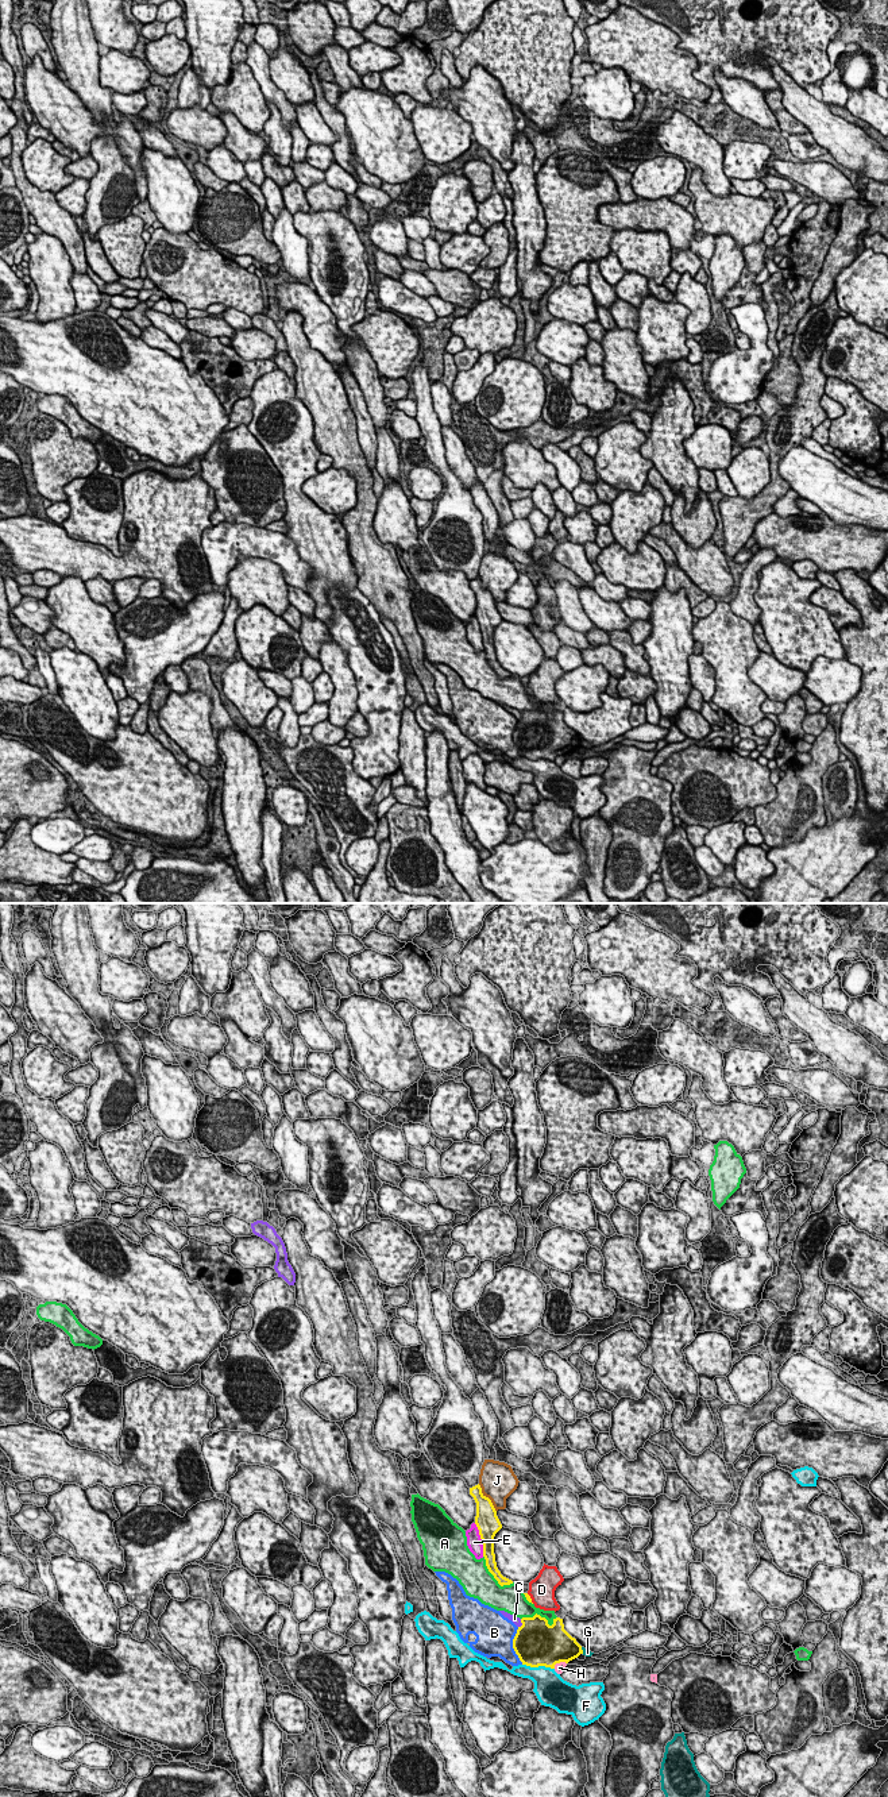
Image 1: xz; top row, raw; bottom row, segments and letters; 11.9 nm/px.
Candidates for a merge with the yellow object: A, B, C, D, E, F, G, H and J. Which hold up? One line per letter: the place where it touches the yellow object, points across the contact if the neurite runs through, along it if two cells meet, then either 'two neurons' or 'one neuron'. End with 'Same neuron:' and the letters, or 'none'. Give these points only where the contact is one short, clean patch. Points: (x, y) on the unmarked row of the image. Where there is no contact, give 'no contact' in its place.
A: contact xz (540, 709); two neurons
B: contact xz (513, 739); two neurons
C: contact xz (521, 714); two neurons
D: contact xz (531, 691); two neurons
E: contact xz (481, 631); two neurons
F: contact xz (539, 758); two neurons
G: contact xz (582, 743); border xz (580, 740), (583, 745); two neurons
H: contact xz (559, 755); border xz (566, 755), (558, 755), (553, 760); two neurons
J: contact xz (487, 590); two neurons
Same neuron: none

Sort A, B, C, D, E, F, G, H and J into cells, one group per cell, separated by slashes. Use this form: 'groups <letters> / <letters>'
groups A / B / C / D / E / F / G / H / J

